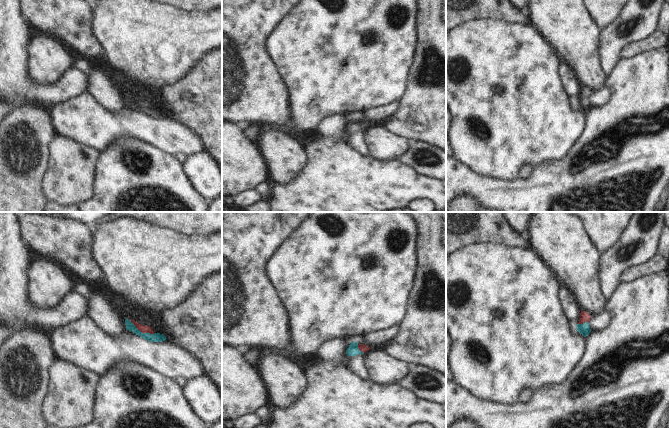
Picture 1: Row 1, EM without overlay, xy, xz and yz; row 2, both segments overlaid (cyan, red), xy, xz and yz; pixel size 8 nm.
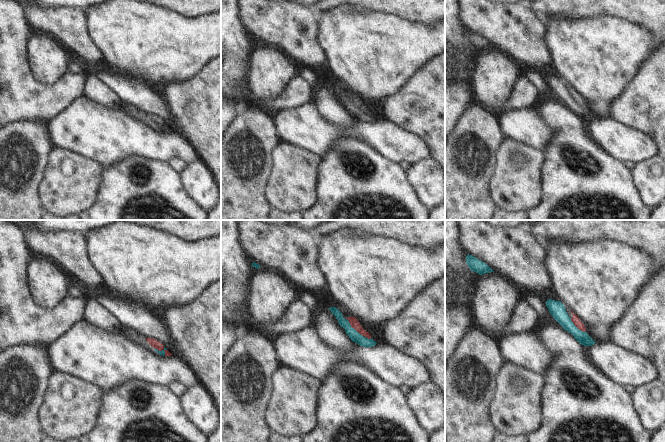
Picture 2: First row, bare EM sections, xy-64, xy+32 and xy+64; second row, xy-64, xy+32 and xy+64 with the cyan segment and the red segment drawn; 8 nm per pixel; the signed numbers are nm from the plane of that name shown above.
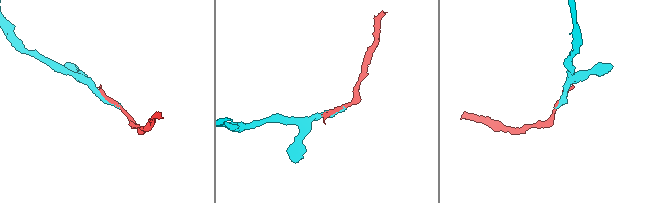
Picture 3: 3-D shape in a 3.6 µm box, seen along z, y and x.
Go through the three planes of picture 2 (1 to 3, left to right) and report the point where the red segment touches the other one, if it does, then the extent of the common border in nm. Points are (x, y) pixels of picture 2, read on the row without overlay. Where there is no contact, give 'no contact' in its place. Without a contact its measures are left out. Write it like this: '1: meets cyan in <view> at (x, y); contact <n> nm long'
1: meets cyan in xy-64 at (162, 126); contact 110 nm long
2: meets cyan in xy+32 at (357, 108); contact 260 nm long
3: meets cyan in xy+64 at (575, 102); contact 170 nm long

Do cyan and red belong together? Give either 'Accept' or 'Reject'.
Accept

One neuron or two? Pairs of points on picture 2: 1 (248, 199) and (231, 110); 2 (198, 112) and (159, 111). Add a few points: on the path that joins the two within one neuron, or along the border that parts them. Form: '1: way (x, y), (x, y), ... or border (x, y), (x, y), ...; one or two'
1: border (240, 111), (231, 122); two
2: border (159, 92), (173, 117), (175, 129); two

